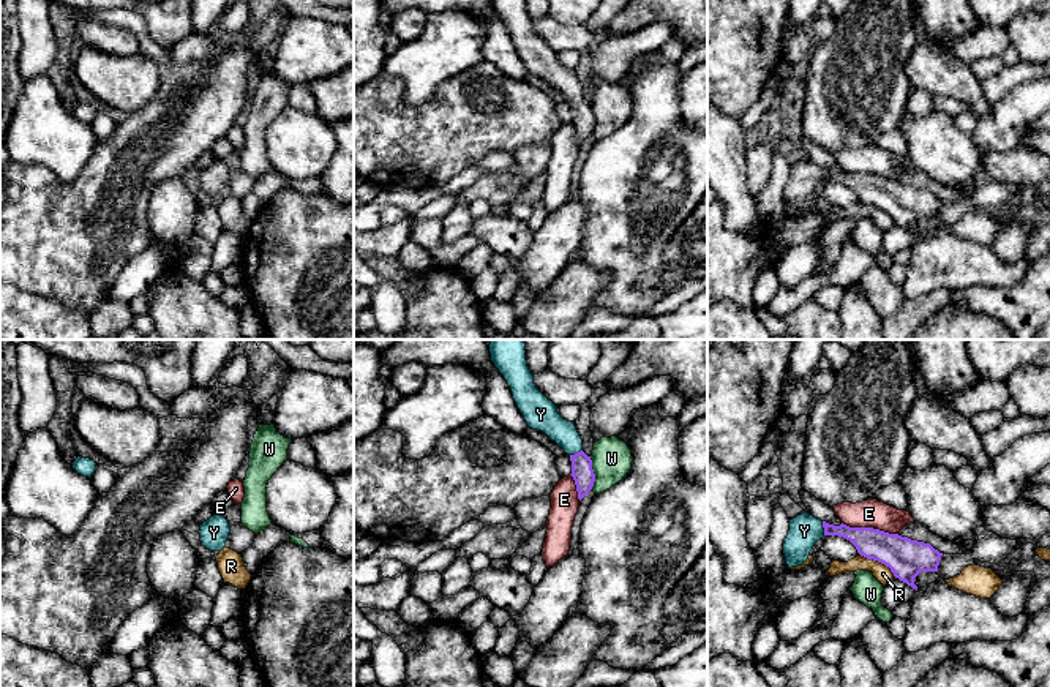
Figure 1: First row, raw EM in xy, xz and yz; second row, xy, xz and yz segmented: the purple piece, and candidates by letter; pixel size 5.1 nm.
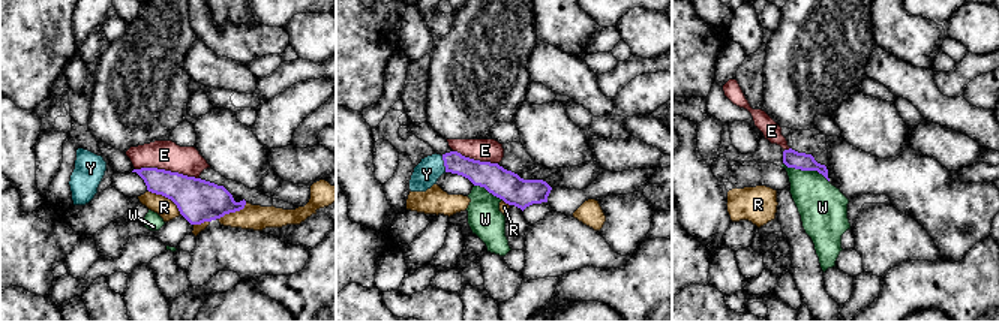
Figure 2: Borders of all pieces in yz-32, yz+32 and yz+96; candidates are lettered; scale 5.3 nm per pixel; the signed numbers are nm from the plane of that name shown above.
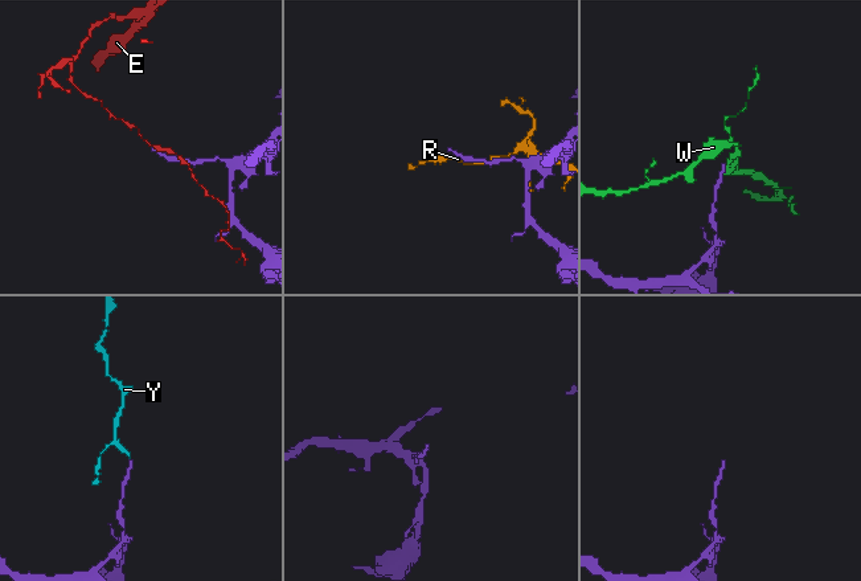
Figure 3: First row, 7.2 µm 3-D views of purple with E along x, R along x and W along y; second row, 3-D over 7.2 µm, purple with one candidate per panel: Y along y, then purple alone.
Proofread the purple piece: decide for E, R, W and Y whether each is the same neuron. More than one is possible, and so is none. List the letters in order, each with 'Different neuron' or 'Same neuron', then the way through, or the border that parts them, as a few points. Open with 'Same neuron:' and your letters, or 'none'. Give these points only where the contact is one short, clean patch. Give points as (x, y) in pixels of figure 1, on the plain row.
Same neuron: Y
E: Different neuron
R: Different neuron
W: Different neuron
Y: Same neuron. Path across: yz (869, 188), (823, 172), (804, 177)

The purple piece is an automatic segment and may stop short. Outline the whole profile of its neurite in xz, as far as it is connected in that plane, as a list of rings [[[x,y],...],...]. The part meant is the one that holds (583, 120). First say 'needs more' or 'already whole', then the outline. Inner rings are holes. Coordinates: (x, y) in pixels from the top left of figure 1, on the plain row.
needs more | [[[491,0],[491,8],[507,27],[527,73],[545,79],[570,103],[570,122],[581,147],[592,136],[595,120],[575,69],[562,65],[557,52],[535,33],[526,0]]]

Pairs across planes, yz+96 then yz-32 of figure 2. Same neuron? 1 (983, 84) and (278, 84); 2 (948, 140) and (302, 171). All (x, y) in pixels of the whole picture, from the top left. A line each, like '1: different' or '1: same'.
1: different
2: same

